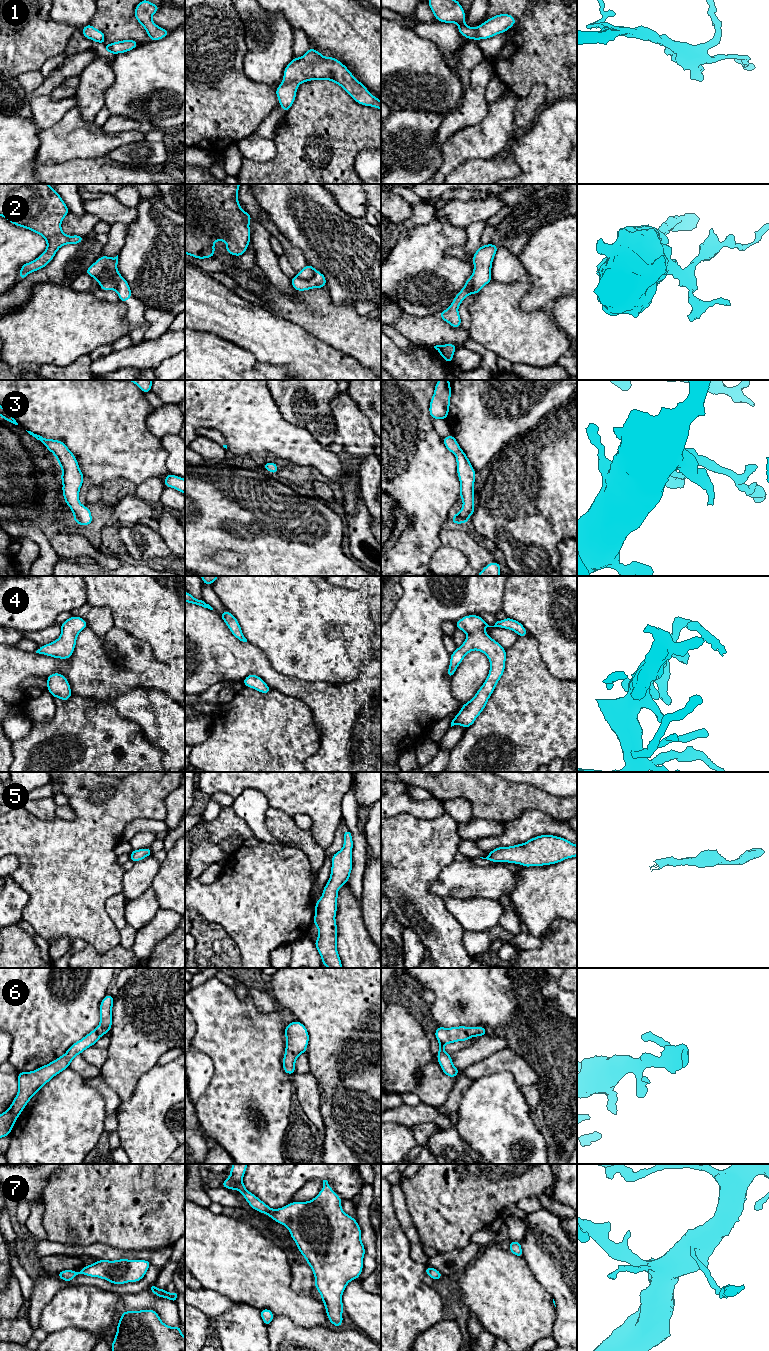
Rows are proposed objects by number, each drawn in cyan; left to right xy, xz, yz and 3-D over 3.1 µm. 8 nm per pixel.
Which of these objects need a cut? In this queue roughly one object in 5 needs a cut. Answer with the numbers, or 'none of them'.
2

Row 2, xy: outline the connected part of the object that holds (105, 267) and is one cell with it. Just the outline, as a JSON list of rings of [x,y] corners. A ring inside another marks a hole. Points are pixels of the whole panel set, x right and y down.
[[[102,255],[85,273],[95,278],[100,286],[104,278],[110,278],[116,284],[116,292],[120,301],[125,303],[132,297],[132,293],[128,282],[118,272],[117,264],[118,255],[114,258]]]

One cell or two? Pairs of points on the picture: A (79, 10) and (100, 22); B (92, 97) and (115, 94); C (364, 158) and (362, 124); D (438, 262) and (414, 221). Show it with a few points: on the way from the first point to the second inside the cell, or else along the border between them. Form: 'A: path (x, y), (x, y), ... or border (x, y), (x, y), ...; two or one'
A: border (96, 10), (89, 23); two
B: border (115, 75), (113, 83), (104, 93), (104, 105); two
C: border (370, 149), (364, 149), (356, 156), (355, 172); two
D: border (434, 218), (424, 224), (402, 227); two

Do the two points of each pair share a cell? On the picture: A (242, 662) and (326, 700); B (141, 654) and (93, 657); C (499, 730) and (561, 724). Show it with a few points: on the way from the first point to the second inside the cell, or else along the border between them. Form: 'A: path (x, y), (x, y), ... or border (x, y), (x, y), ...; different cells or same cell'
A: path (263, 669), (276, 681), (302, 689), (305, 692); same cell
B: path (129, 666), (124, 671), (107, 671), (105, 669); same cell
C: path (514, 730), (519, 730), (525, 724), (546, 724); same cell

